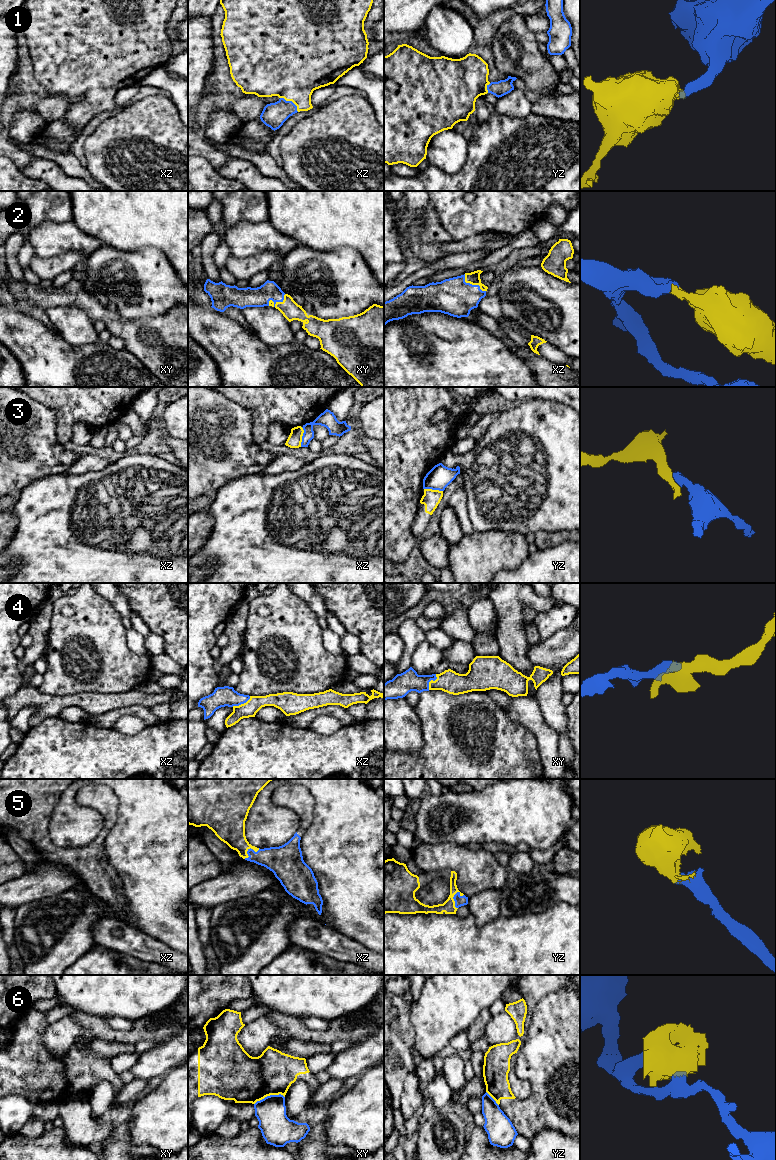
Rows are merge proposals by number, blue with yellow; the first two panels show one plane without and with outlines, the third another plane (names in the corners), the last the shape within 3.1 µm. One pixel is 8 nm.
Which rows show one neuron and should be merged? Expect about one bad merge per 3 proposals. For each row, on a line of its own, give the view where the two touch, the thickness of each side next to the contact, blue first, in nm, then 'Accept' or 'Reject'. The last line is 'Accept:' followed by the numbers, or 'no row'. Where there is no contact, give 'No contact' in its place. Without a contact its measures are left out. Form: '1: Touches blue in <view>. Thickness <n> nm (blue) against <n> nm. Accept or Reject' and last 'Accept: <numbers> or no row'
1: Touches blue in xz. Thickness 190 nm (blue) against 480 nm. Accept
2: Touches blue in xy. Thickness 160 nm (blue) against 150 nm. Accept
3: Touches blue in xz. Thickness 130 nm (blue) against 120 nm. Reject
4: Touches blue in xz. Thickness 160 nm (blue) against 130 nm. Accept
5: Touches blue in yz. Thickness 80 nm (blue) against 100 nm. Accept
6: Touches blue in xy. Thickness 240 nm (blue) against 380 nm. Reject
Accept: 1, 2, 4, 5

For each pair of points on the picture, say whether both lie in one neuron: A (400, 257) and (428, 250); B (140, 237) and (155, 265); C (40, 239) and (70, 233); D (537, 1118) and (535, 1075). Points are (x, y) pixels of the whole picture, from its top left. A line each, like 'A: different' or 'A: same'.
A: different
B: different
C: same
D: same

